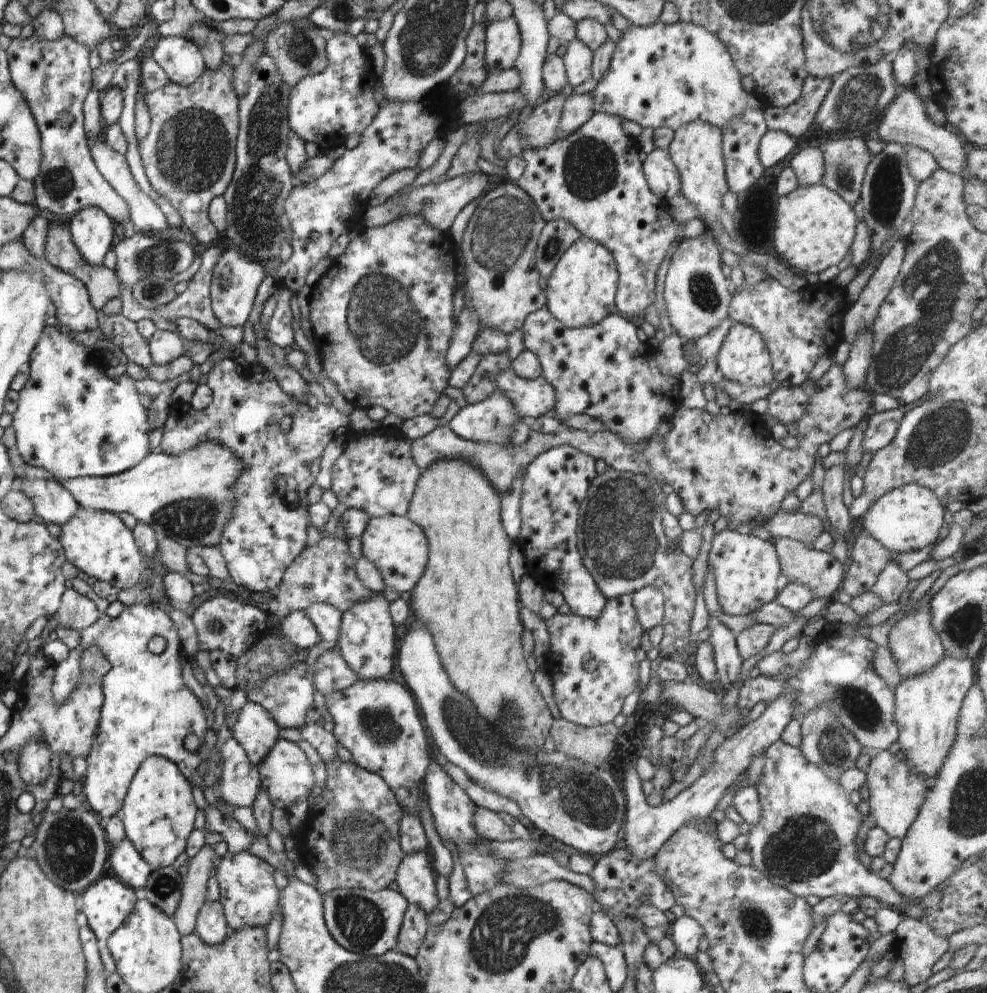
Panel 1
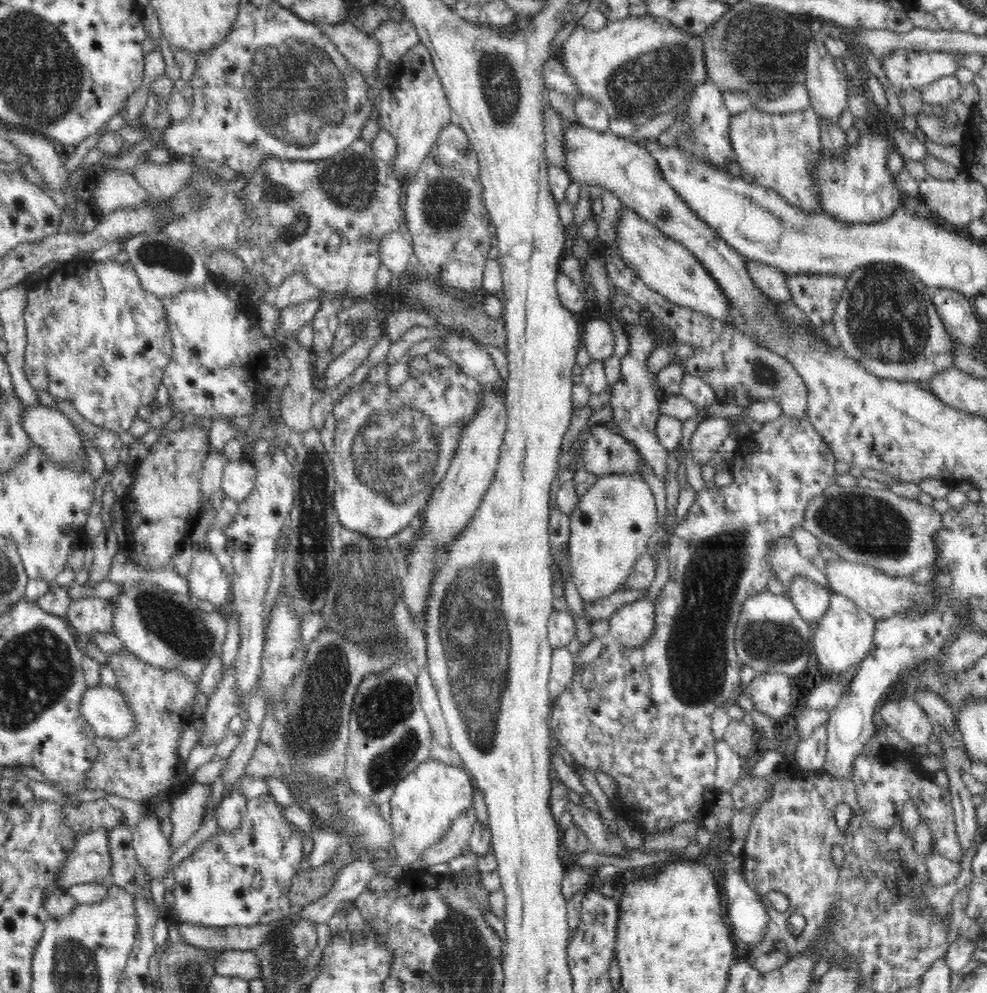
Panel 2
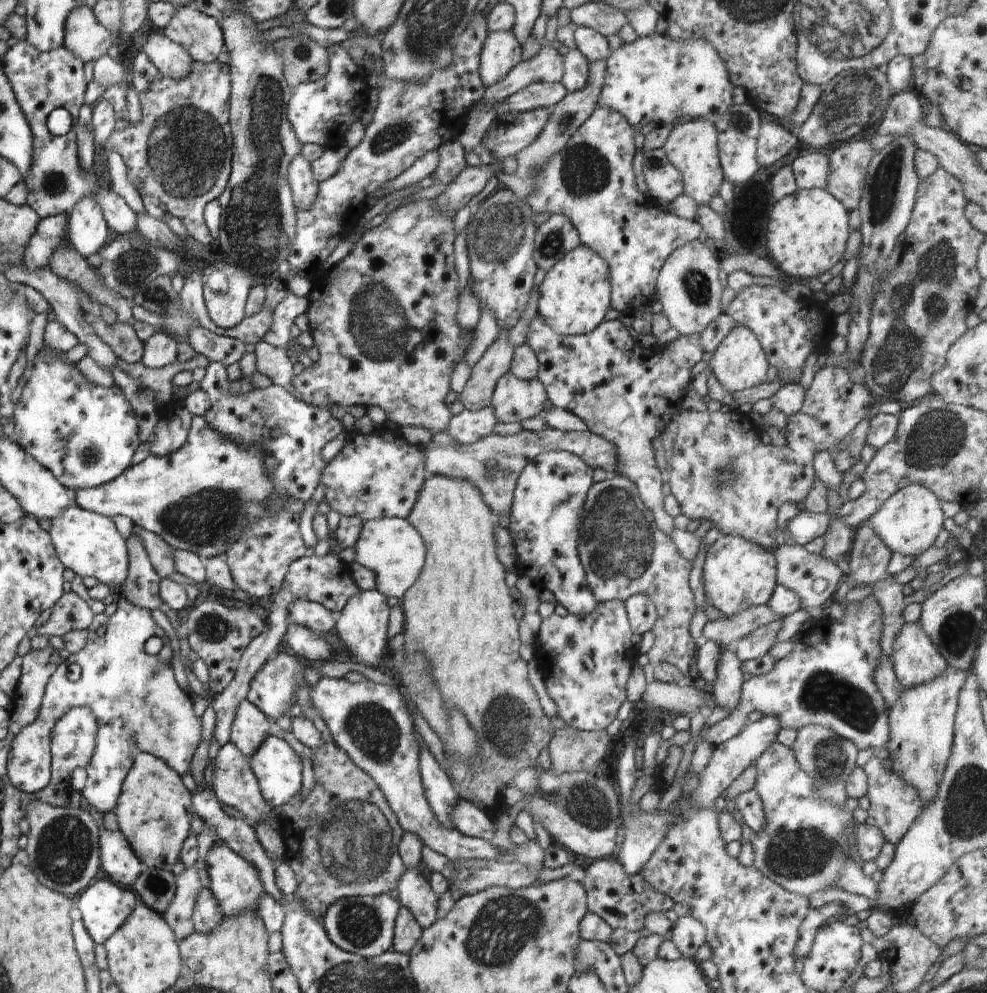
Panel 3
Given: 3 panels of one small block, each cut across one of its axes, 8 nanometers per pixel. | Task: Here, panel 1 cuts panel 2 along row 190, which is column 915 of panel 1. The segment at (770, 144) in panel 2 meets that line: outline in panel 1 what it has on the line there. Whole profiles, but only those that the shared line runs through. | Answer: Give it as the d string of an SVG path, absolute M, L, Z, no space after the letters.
M884 750L878 752L865 772L870 791L870 815L874 816L876 826L884 830L889 838L904 839L910 826L916 820L921 805L924 803L930 784L924 776L916 776L906 760L897 760L894 754Z

